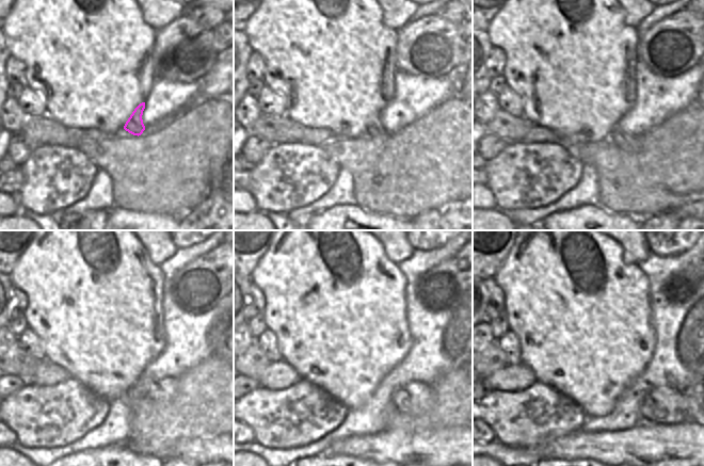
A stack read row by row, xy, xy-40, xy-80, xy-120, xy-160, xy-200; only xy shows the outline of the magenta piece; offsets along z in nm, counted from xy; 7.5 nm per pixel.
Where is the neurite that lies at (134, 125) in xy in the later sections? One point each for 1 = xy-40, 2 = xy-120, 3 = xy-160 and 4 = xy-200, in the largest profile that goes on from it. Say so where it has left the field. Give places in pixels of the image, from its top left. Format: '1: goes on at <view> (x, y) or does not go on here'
1: goes on at xy-40 (374, 128)
2: goes on at xy-120 (163, 389)
3: goes on at xy-160 (415, 399)
4: goes on at xy-200 (665, 405)

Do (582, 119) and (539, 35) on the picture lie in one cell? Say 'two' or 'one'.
one

